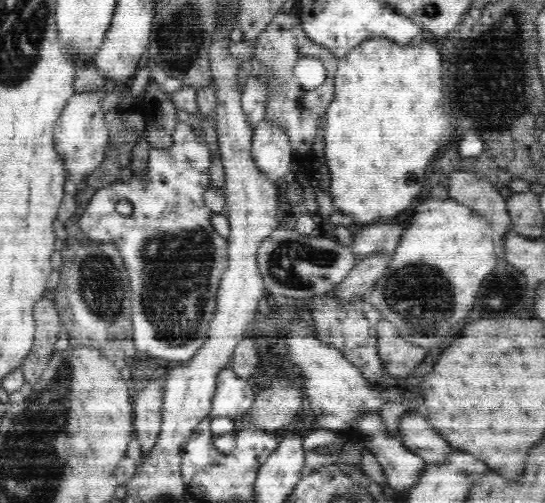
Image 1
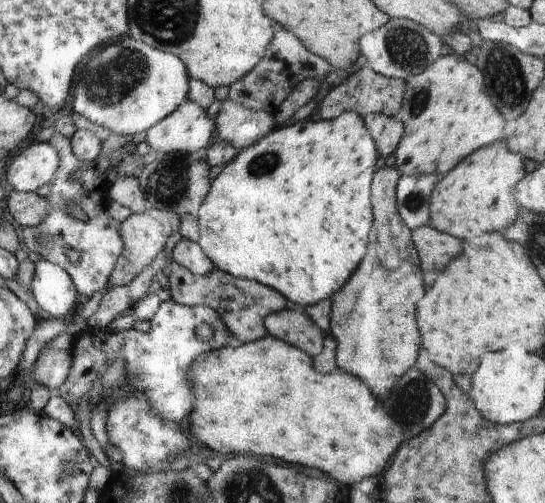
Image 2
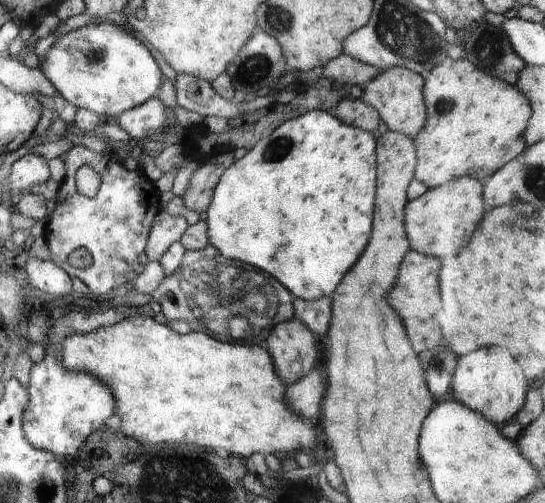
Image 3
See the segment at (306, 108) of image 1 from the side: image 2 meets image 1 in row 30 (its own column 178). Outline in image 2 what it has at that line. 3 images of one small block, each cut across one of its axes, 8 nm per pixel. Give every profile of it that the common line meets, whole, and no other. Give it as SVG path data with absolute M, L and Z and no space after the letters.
M172 260L166 268L171 299L187 307L212 307L220 315L235 343L247 343L265 337L268 334L265 318L270 313L286 310L286 306L290 306L290 299L286 298L281 291L258 281L235 277L216 267L207 275L195 275L193 271Z

